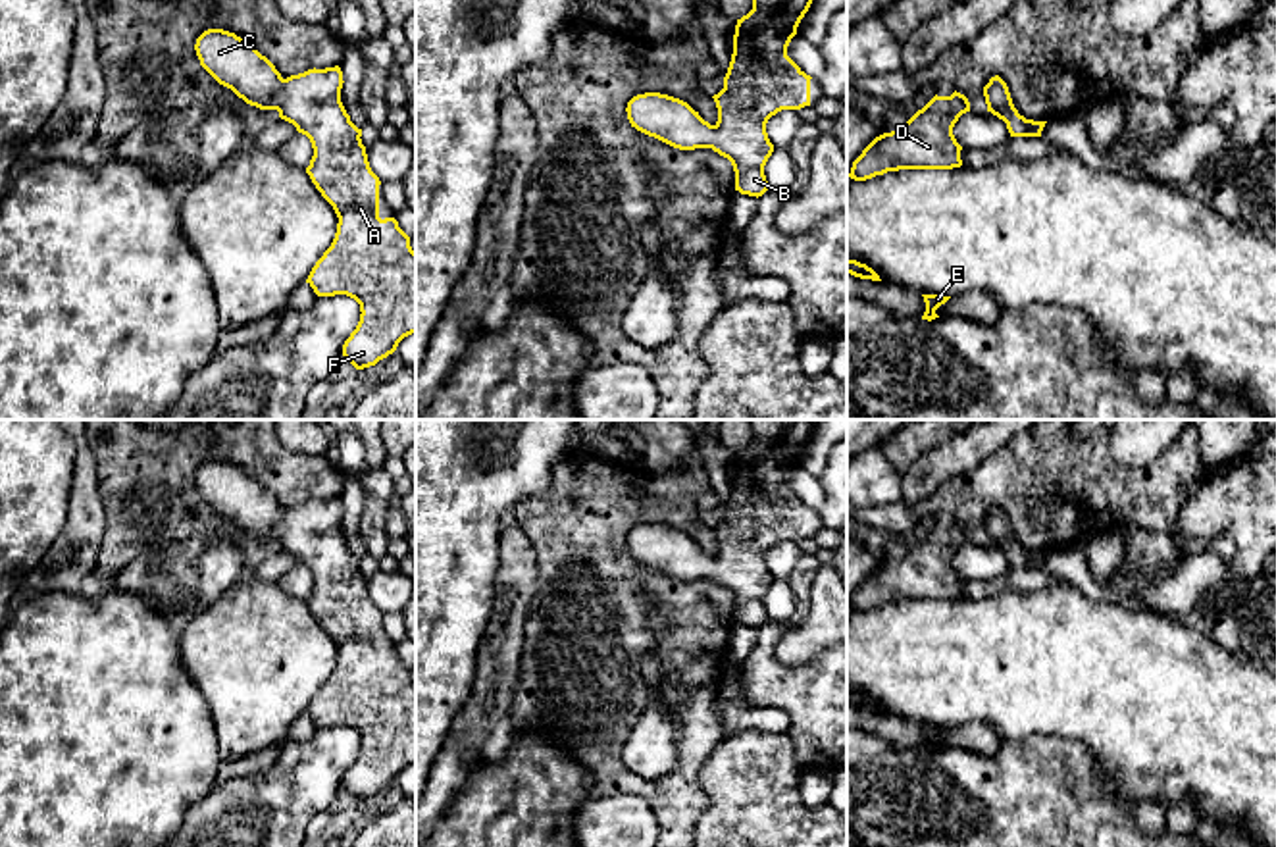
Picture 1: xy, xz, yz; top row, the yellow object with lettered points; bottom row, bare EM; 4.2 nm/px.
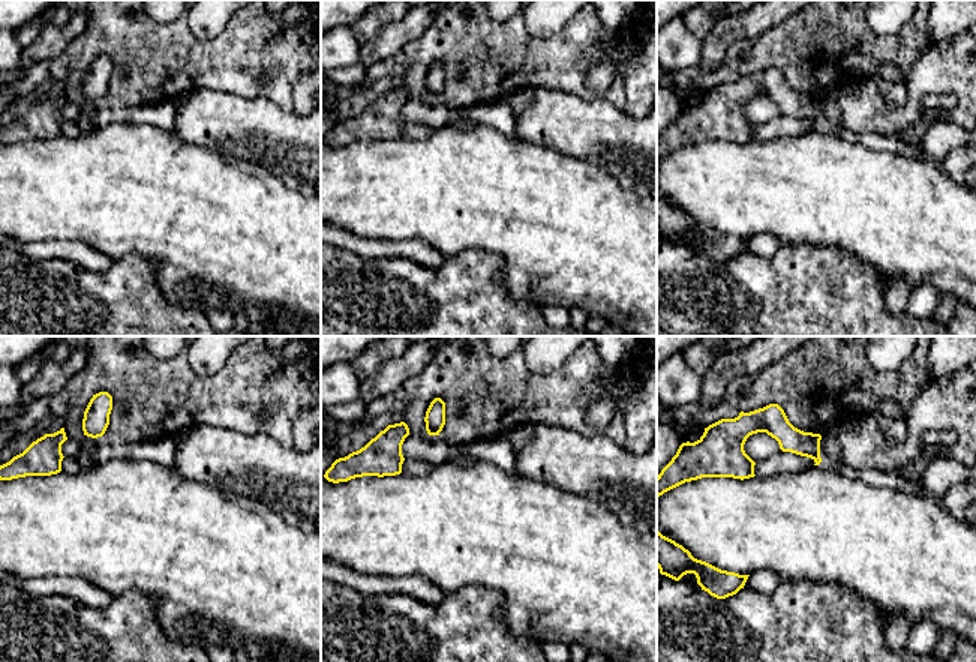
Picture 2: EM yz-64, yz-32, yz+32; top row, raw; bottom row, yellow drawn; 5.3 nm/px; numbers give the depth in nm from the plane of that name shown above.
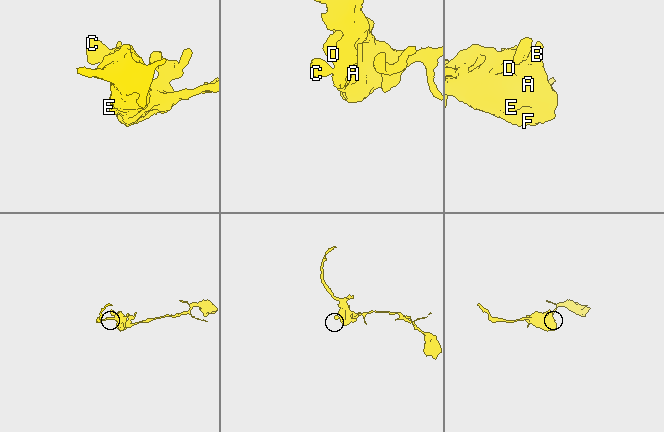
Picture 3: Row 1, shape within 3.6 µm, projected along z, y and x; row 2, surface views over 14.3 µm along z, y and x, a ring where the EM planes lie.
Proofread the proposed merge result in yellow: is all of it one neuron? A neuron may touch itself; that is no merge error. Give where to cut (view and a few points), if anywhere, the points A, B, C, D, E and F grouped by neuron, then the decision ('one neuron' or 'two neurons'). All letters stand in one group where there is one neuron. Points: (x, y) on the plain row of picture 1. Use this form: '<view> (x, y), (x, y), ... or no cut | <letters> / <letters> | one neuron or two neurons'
no cut | A B C D E F | one neuron

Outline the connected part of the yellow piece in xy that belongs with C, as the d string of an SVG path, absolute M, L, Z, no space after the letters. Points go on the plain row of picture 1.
M223 460L204 462L194 475L200 497L246 535L277 541L312 574L314 587L306 604L321 628L333 637L339 654L331 678L312 699L306 714L318 728L346 726L360 735L360 753L343 776L343 787L356 799L375 797L393 785L398 774L416 764L416 683L410 668L395 649L379 649L379 608L371 603L362 560L341 533L343 502L339 497L308 500L287 510L254 477Z

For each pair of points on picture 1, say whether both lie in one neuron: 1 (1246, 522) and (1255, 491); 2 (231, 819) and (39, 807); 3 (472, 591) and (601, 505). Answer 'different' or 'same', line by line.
1: same
2: different
3: different

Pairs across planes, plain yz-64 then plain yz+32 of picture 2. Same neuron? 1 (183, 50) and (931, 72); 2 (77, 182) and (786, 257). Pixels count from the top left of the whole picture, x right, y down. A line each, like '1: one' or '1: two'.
1: two
2: two

